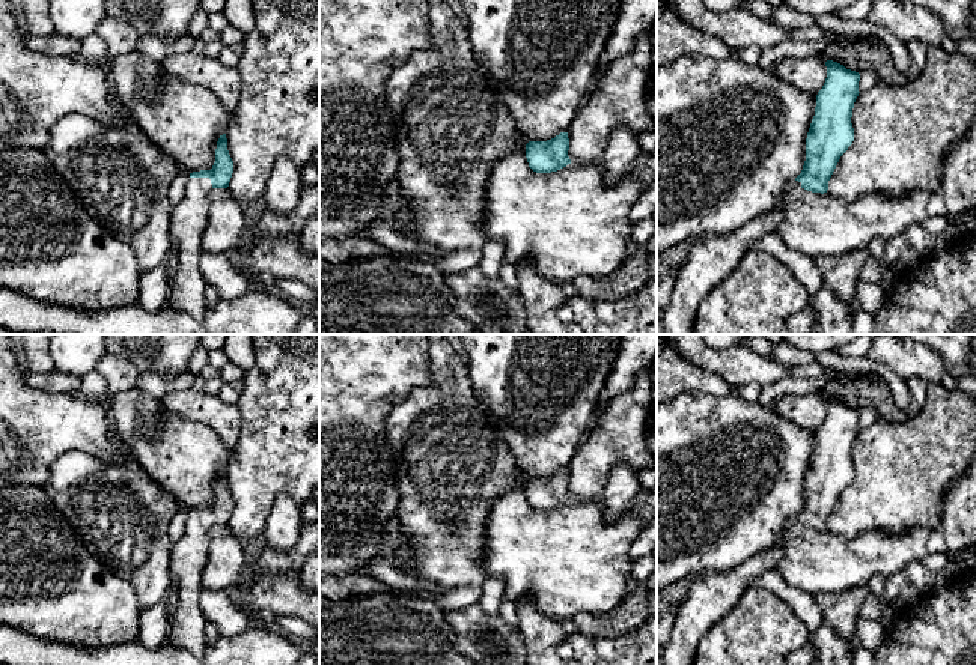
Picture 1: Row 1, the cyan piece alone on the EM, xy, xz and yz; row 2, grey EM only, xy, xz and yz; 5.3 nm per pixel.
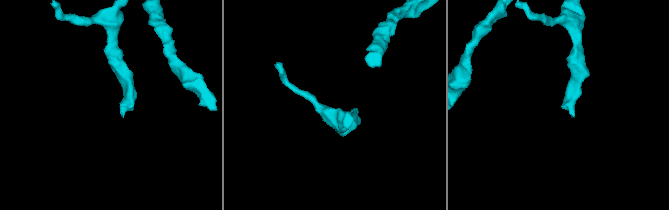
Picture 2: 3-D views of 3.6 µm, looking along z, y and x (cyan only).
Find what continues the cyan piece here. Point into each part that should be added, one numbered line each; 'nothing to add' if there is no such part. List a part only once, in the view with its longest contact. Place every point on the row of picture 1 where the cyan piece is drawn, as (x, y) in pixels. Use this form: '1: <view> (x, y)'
1: xy (187, 288)

